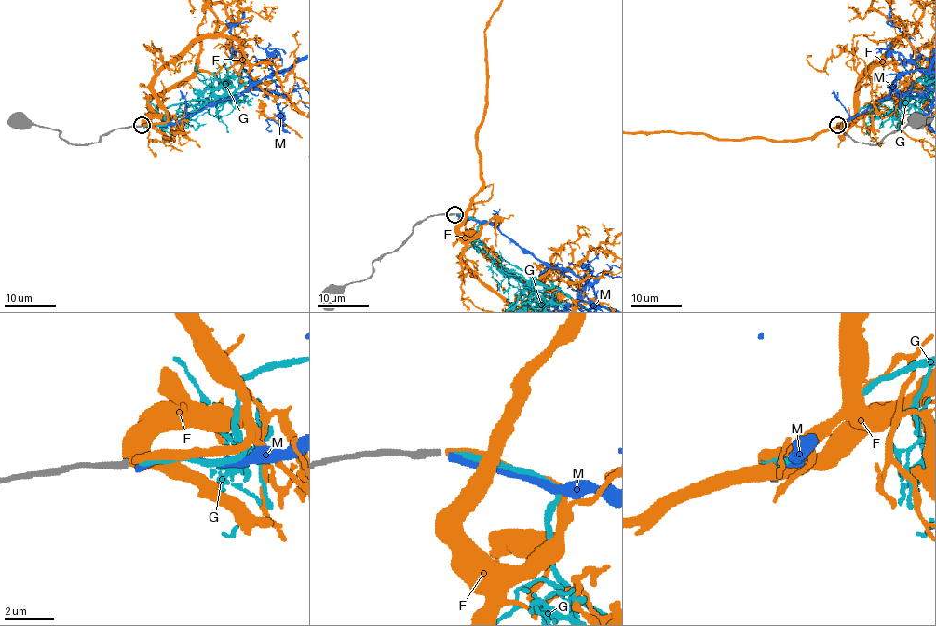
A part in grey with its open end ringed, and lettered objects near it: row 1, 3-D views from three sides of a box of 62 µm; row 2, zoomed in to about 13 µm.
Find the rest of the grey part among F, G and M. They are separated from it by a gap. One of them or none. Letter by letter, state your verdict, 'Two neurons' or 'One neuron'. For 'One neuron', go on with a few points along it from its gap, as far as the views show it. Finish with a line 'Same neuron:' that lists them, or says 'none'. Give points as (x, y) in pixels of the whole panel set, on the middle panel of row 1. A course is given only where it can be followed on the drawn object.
F: Two neurons
G: One neuron
M: Two neurons
Same neuron: G

